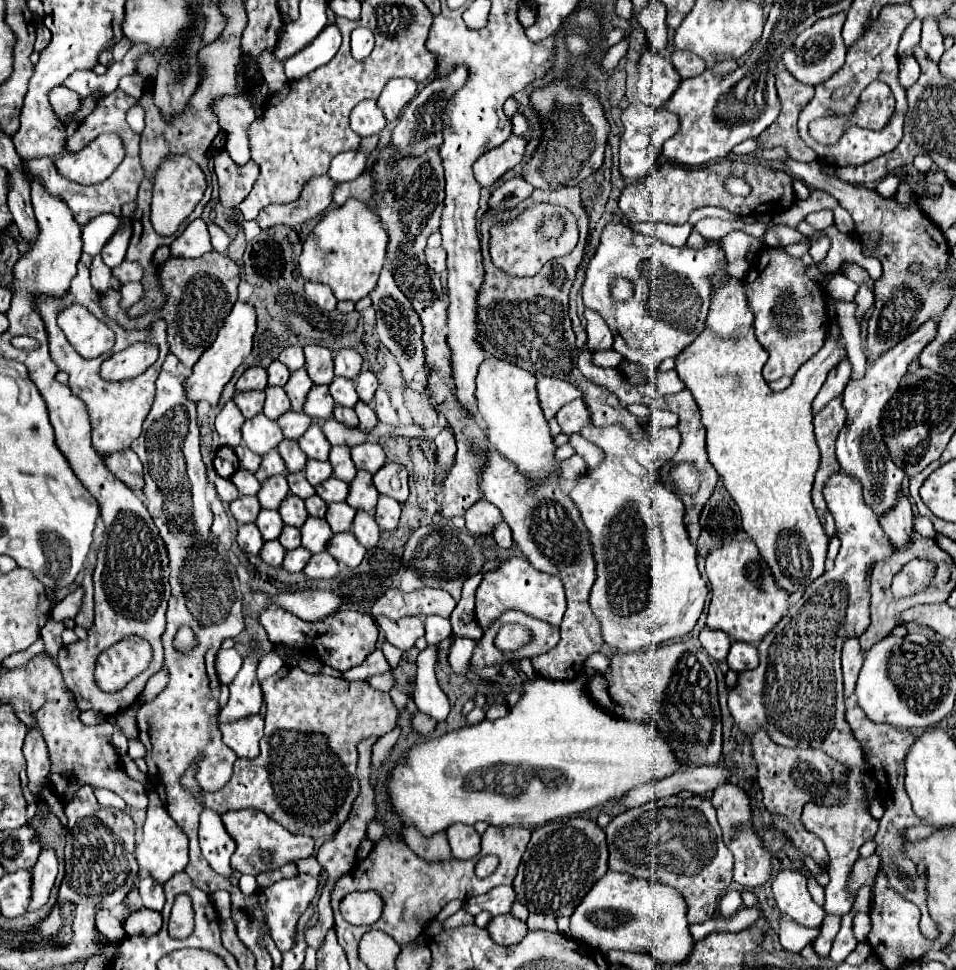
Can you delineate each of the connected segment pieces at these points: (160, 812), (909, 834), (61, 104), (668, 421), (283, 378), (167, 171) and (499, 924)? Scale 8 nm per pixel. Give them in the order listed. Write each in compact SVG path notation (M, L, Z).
M155 791L149 793L149 805L147 805L147 819L143 825L143 839L137 845L137 861L141 869L147 869L151 877L155 877L161 885L171 879L171 875L179 873L185 869L187 865L187 835L185 831L169 817L169 813L165 811L163 803L159 801L159 797L155 795Z
M909 827L905 831L905 837L909 841L921 841L921 839L927 839L933 831L935 831L935 827Z
M55 87L49 91L49 103L57 111L57 115L67 115L67 113L77 111L79 101L81 101L81 97L75 95L67 87Z
M653 409L651 417L647 419L647 425L653 425L653 427L673 427L673 425L677 425L677 415L671 413L671 411Z
M273 361L269 367L267 367L267 373L269 373L269 383L271 385L283 385L283 383L287 383L287 379L289 379L289 369L281 363L281 361Z
M169 155L161 161L159 171L153 177L153 199L150 221L153 227L161 229L161 235L173 235L177 233L179 225L191 215L195 205L201 201L205 191L205 175L199 171L199 167L183 157L183 155Z
M507 913L493 917L487 925L487 931L497 945L515 945L527 935L527 925L521 919Z

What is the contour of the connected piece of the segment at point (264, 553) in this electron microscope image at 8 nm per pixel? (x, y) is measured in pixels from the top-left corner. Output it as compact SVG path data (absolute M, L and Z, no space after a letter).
M275 539L275 541L265 541L259 555L261 555L261 559L263 559L265 563L277 567L277 565L281 565L281 561L283 561L285 549L283 549L283 545L281 545L277 539Z

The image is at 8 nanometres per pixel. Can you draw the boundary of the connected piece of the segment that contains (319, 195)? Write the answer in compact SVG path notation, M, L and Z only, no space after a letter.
M327 175L309 179L295 201L267 205L263 211L259 211L257 217L259 227L261 229L269 229L273 225L296 227L307 219L313 219L315 215L323 213L329 207L333 187L335 183Z

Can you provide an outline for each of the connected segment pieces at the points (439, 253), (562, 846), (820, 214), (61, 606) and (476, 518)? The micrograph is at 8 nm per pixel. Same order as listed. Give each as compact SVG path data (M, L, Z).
M443 247L437 249L425 249L425 257L427 257L427 265L435 271L435 273L443 273L445 271L445 251Z
M563 817L537 827L521 859L513 889L517 899L531 913L553 913L569 917L587 891L607 873L605 833L595 821L583 817Z
M817 211L817 213L809 213L809 215L805 217L805 221L807 221L813 229L823 231L823 229L827 229L829 225L833 225L833 213L831 213L831 211Z
M77 587L75 593L67 595L61 603L57 603L51 611L51 619L57 621L57 623L63 623L65 619L73 619L79 611L79 605L81 605L81 597L83 597L83 589Z
M477 501L475 505L471 505L465 515L465 525L467 525L467 531L471 535L489 535L493 531L493 527L501 521L501 515L499 515L499 509L487 501Z

